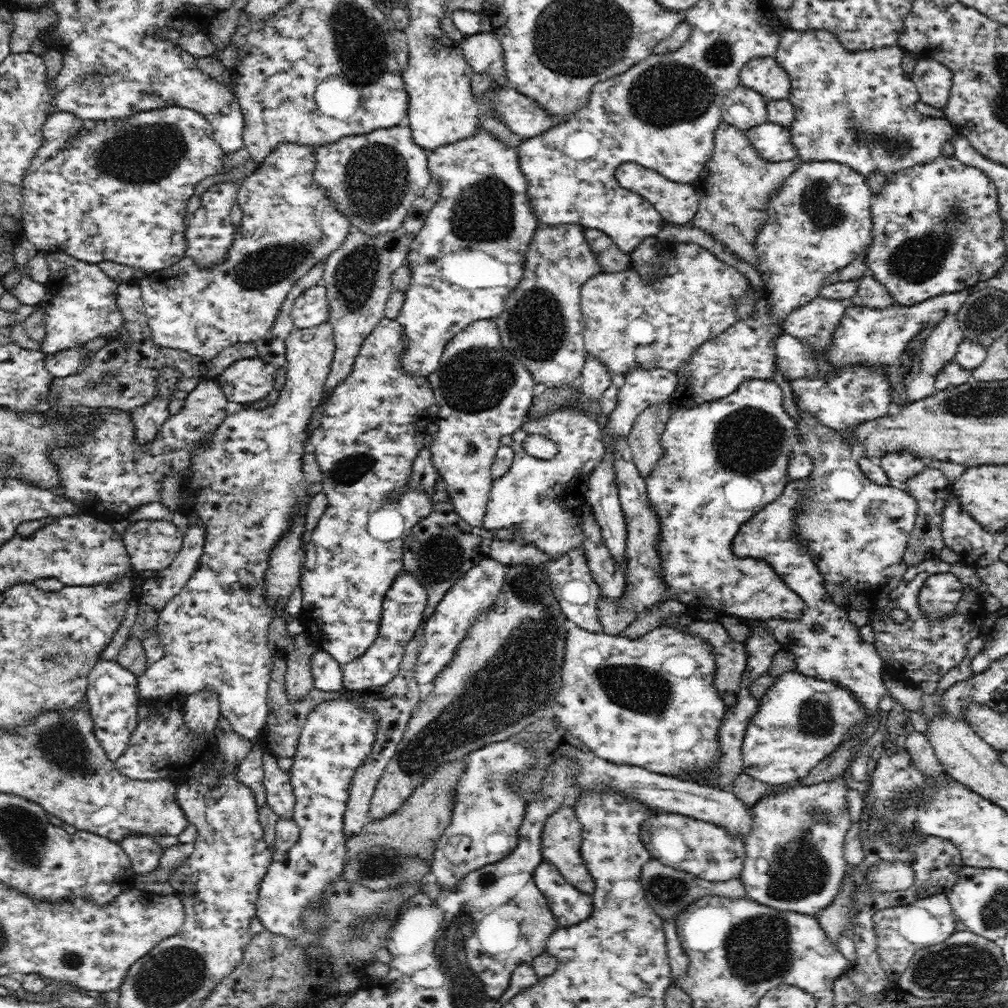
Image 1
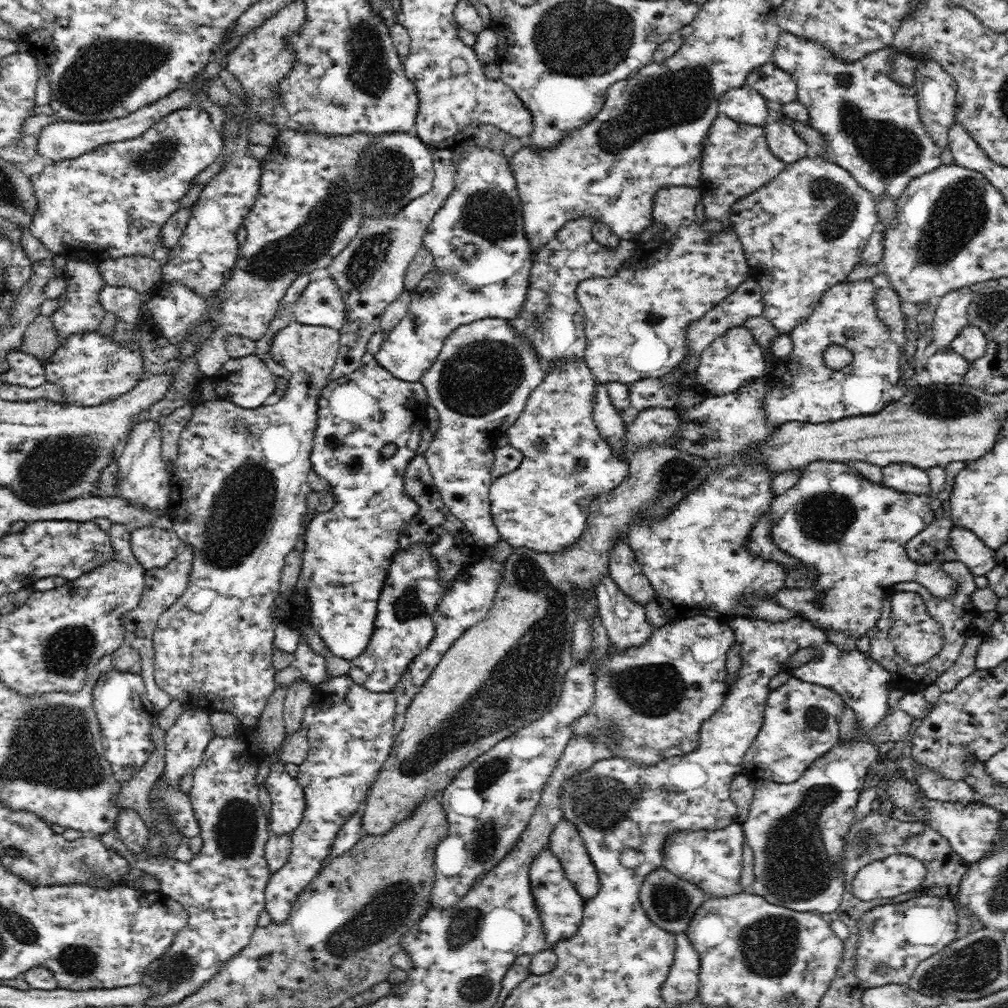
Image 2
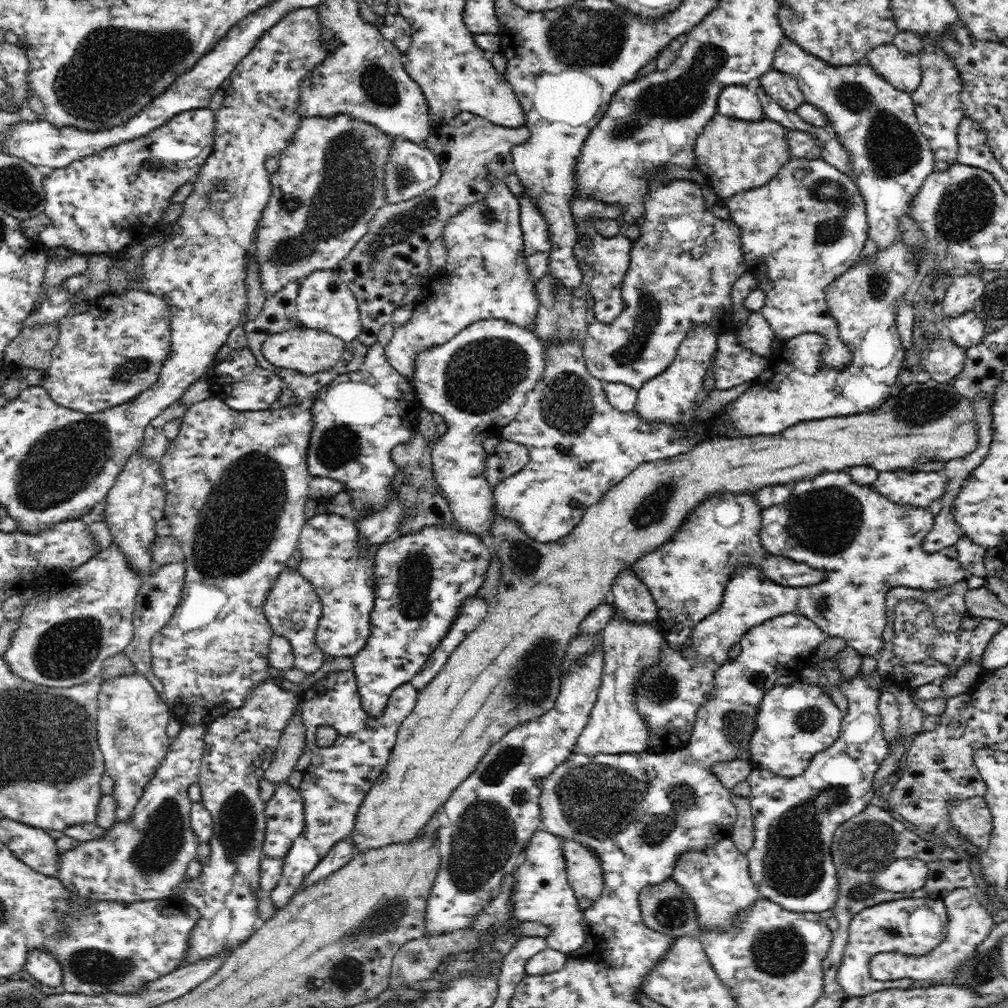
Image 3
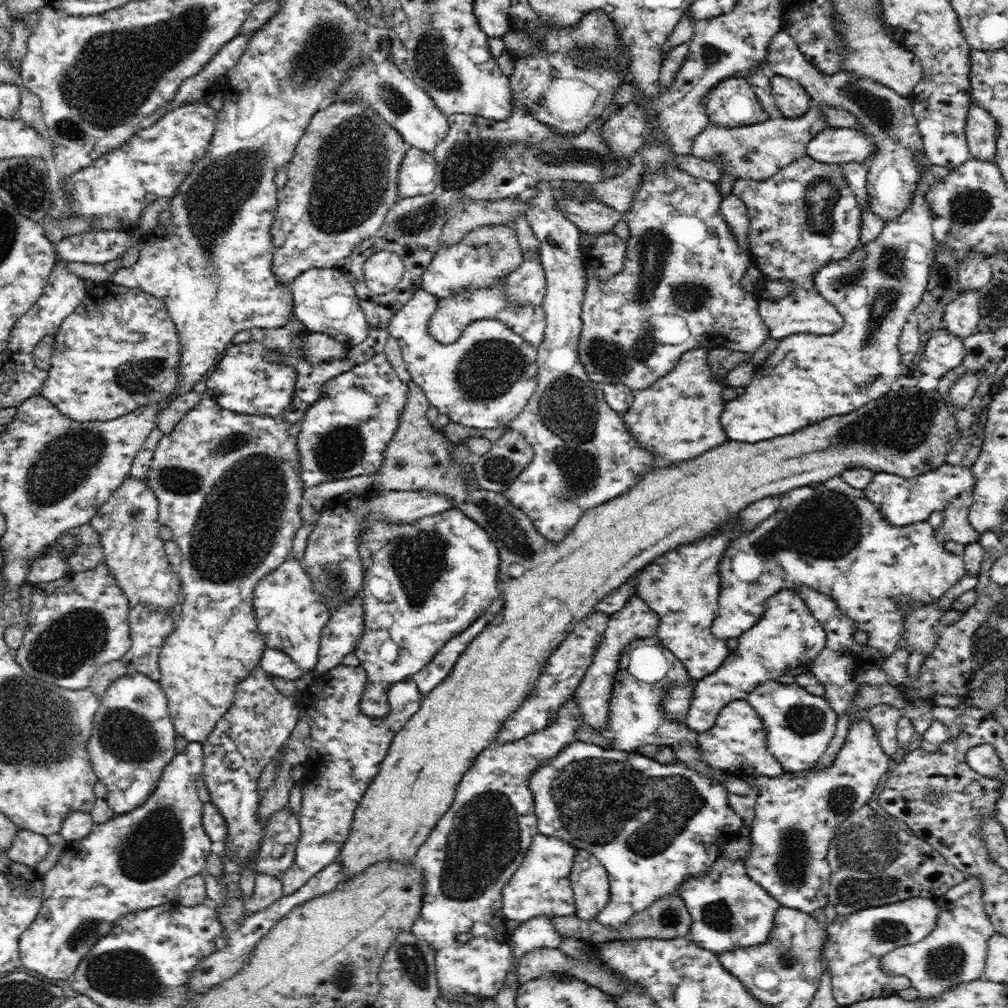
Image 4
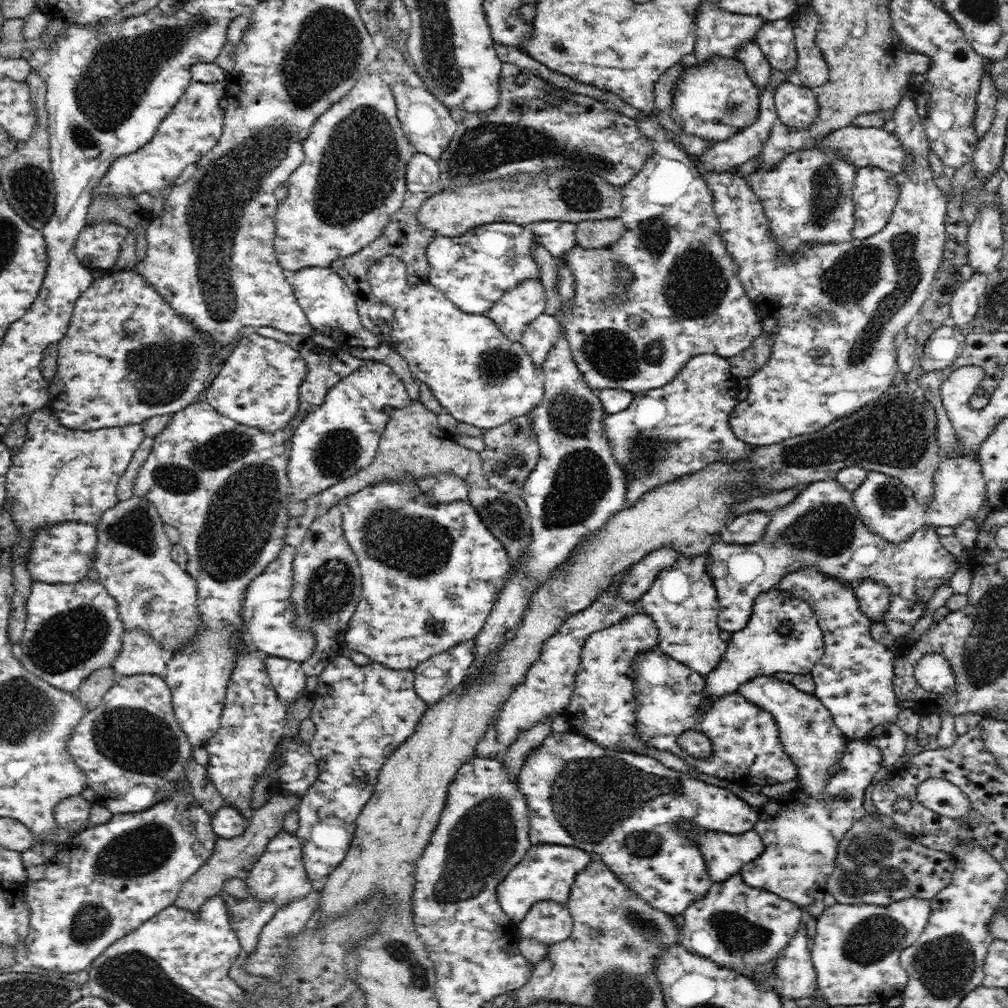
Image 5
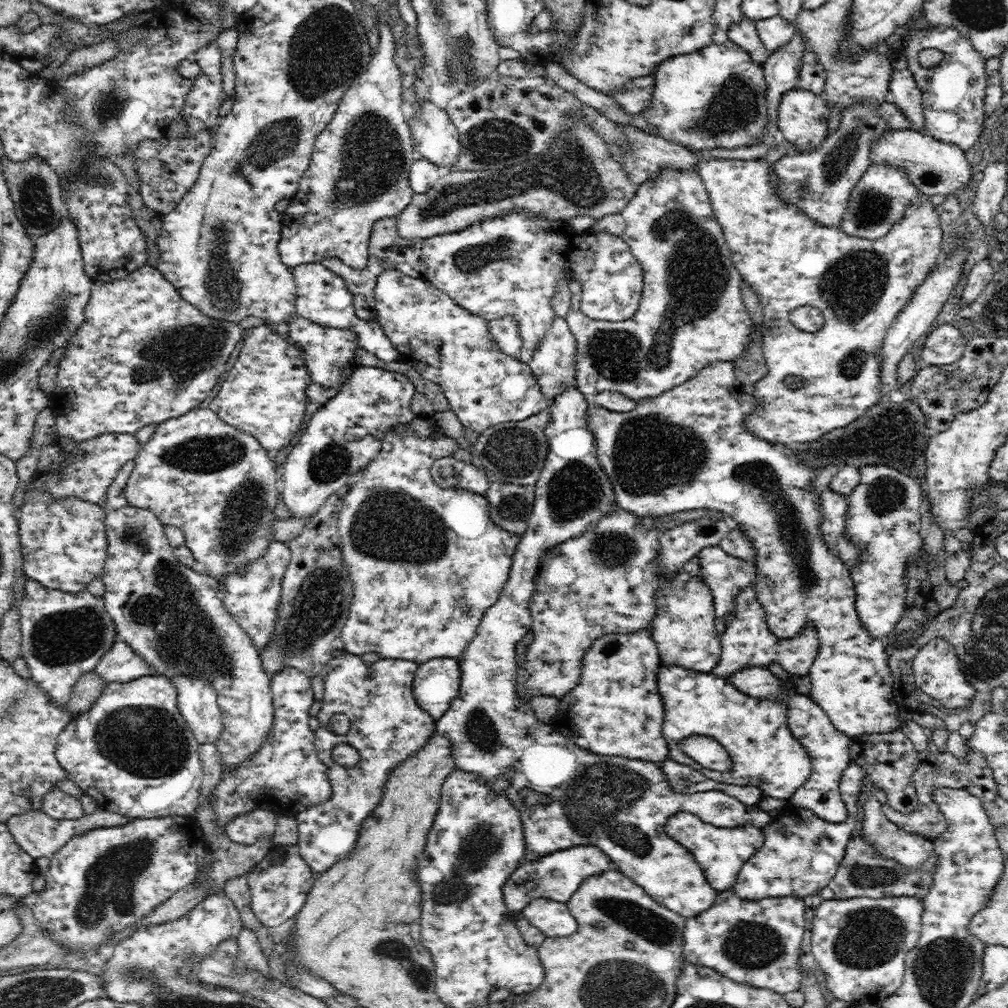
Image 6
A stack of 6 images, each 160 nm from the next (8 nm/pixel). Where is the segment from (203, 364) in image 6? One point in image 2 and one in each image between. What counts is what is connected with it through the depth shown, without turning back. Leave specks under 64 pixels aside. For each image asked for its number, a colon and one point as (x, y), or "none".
2: (92, 369)
3: (106, 356)
4: (119, 350)
5: (126, 356)

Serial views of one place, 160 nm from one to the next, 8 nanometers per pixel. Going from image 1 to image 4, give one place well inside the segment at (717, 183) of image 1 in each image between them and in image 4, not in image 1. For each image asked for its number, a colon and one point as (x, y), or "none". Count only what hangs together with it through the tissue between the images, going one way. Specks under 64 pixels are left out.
2: (736, 161)
3: (735, 155)
4: (758, 151)

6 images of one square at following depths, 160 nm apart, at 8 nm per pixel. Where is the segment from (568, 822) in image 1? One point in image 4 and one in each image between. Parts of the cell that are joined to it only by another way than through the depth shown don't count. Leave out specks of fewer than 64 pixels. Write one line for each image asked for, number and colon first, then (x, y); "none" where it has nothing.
2: (565, 842)
3: (584, 872)
4: (589, 879)

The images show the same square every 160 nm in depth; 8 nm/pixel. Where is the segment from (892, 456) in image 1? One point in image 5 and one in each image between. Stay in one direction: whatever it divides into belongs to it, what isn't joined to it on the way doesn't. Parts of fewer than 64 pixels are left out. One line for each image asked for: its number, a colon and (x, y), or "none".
2: (904, 477)
3: (919, 489)
4: (902, 501)
5: (889, 508)

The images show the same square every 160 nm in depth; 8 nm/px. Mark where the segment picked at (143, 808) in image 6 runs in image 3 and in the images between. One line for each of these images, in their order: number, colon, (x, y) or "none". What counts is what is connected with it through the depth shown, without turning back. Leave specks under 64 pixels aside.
3: (132, 717)
4: (133, 738)
5: (130, 747)

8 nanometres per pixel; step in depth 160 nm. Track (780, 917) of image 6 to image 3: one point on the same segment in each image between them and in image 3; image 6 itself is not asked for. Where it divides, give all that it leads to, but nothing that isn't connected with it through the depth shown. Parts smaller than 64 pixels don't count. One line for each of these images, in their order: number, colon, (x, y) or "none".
3: (717, 879)
4: (728, 909)
5: (746, 929)

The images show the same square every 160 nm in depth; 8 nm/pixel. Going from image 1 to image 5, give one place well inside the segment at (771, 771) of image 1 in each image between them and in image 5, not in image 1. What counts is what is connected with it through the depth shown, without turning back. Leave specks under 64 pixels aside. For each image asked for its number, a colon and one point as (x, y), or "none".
2: (801, 720)
3: (794, 722)
4: (799, 726)
5: (809, 735)

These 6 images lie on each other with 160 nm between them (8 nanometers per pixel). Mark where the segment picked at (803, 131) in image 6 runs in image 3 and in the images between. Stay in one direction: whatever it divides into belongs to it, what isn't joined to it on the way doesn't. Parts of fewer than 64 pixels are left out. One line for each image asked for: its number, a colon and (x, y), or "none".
3: (781, 87)
4: (792, 100)
5: (797, 106)

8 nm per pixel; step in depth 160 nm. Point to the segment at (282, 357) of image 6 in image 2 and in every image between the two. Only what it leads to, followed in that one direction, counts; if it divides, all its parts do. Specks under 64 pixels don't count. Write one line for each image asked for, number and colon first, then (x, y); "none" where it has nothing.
2: (247, 382)
3: (238, 380)
4: (244, 381)
5: (258, 385)

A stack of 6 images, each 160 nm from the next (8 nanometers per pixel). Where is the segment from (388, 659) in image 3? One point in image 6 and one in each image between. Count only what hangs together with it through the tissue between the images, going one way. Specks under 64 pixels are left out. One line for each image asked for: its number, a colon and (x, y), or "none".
4: (425, 582)
5: (431, 574)
6: (425, 562)

